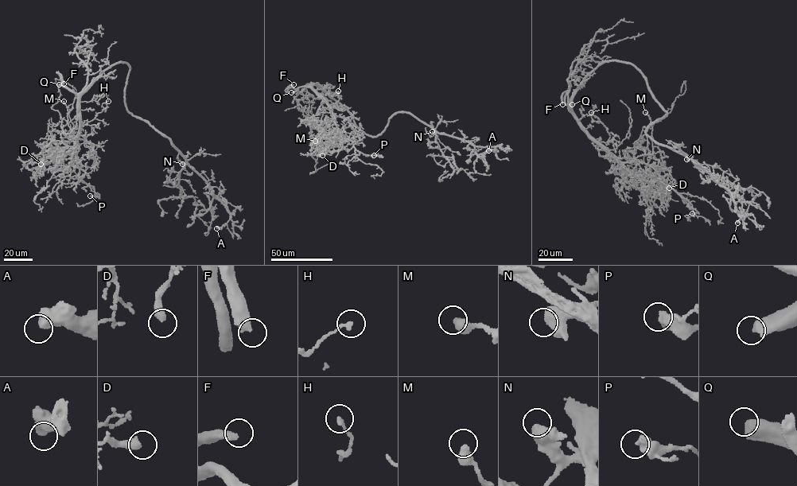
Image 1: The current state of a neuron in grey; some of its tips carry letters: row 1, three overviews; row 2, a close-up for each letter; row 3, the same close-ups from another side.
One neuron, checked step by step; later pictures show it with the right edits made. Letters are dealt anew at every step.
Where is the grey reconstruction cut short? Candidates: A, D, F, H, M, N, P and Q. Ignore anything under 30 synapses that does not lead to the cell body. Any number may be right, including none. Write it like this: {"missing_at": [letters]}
{"missing_at": ["F", "Q"]}

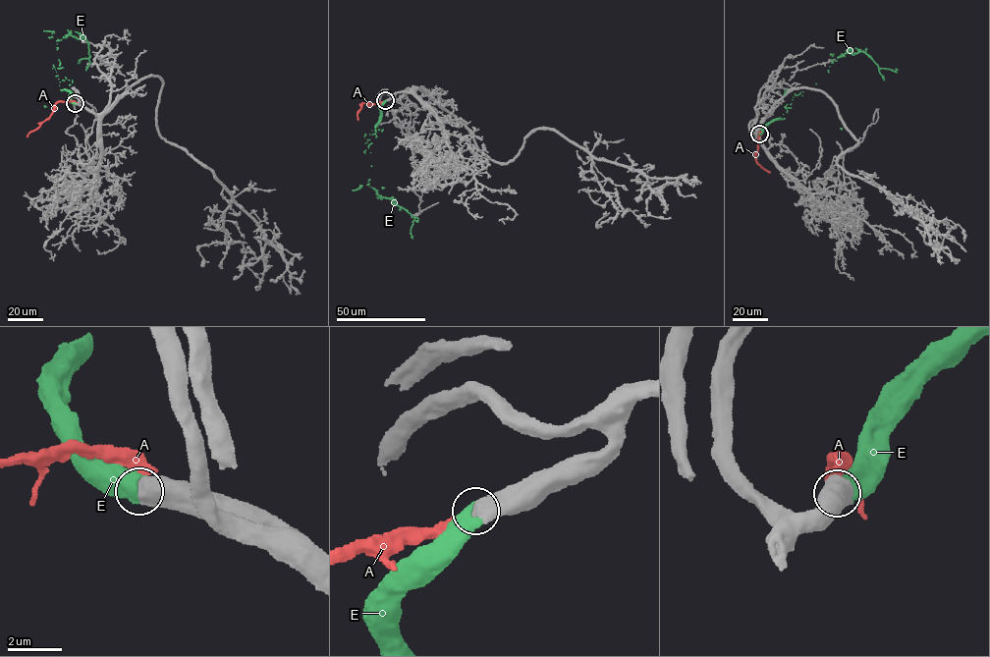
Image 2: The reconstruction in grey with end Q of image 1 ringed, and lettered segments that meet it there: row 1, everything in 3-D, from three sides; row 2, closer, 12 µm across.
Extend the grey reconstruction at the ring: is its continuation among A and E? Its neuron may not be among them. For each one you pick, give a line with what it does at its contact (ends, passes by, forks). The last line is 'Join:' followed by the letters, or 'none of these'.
E: It ends there
Join: E

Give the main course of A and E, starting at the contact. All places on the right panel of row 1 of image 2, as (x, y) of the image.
A: (759, 133), (754, 157), (770, 172)
E: (759, 134), (769, 123), (784, 118), (796, 95), (815, 84), (845, 53), (862, 51), (880, 68), (896, 69)

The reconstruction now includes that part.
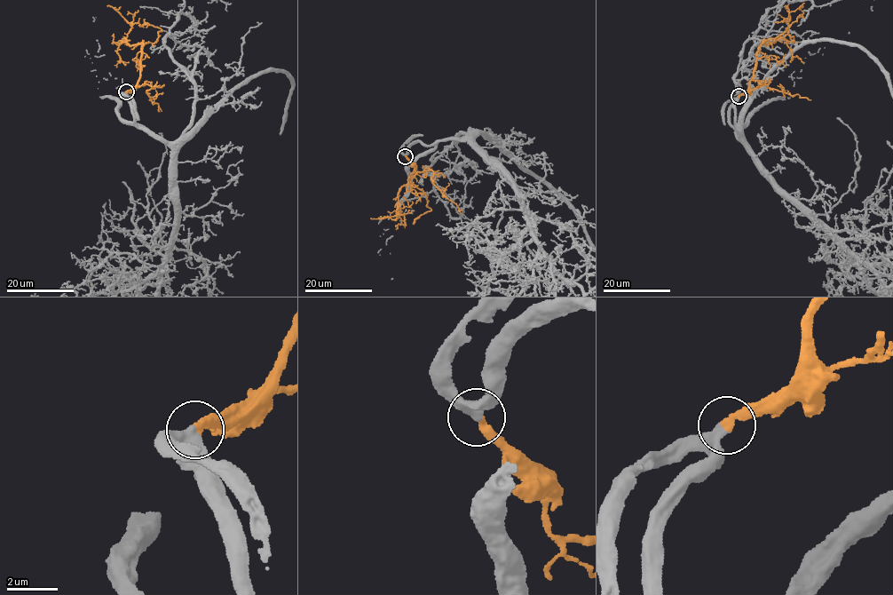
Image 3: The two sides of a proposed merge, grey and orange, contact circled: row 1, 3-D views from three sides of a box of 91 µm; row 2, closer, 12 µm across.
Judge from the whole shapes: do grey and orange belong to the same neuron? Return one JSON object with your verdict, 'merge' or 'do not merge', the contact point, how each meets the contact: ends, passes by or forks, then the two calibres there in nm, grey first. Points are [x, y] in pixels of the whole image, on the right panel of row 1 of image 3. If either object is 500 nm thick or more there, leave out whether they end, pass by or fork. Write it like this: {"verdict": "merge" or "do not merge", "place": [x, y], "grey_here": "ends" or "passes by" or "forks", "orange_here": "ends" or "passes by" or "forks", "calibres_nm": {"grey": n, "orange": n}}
{"verdict": "merge", "place": [738, 96], "grey_here": "ends", "orange_here": "ends", "calibres_nm": {"grey": 480, "orange": 320}}

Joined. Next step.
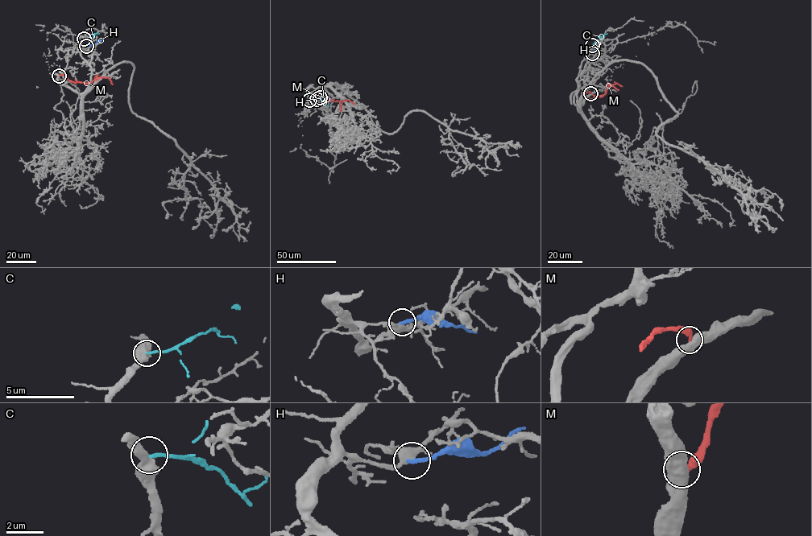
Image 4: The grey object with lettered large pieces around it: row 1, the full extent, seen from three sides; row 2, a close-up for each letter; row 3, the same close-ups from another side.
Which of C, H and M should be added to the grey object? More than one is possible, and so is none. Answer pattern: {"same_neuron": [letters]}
{"same_neuron": []}

